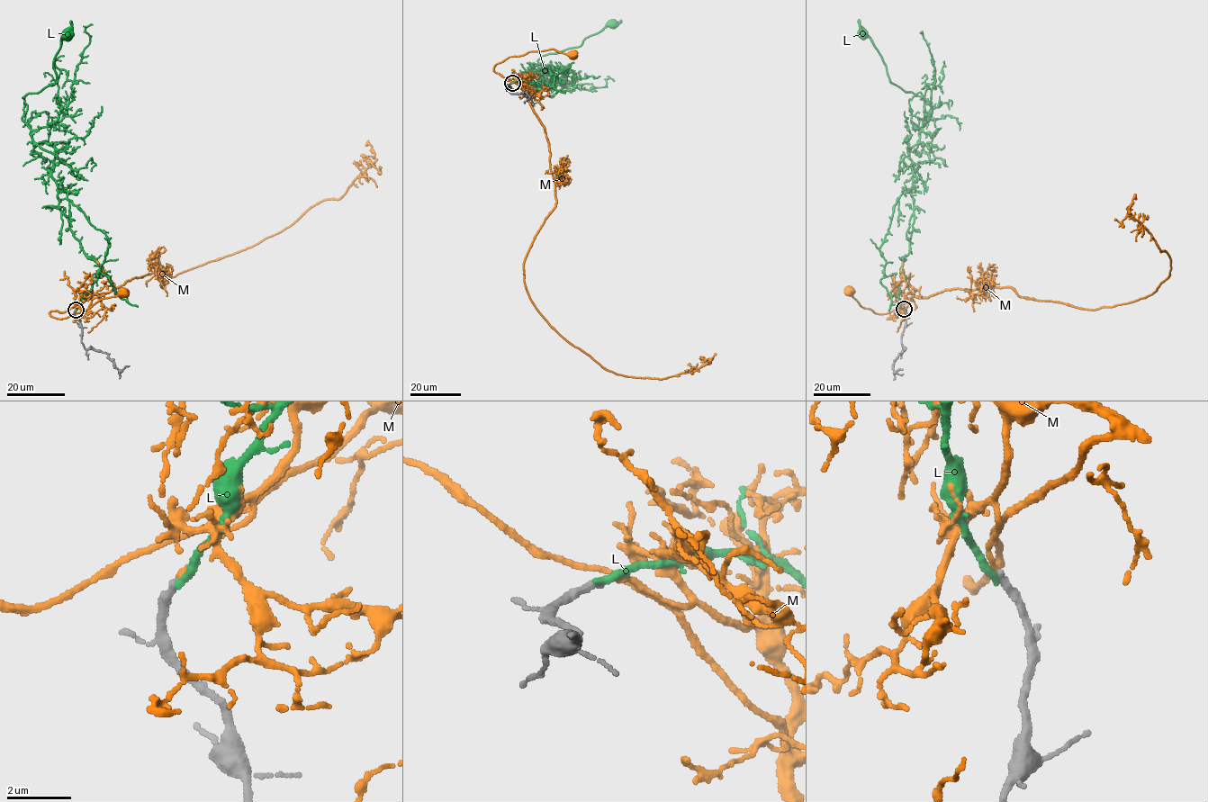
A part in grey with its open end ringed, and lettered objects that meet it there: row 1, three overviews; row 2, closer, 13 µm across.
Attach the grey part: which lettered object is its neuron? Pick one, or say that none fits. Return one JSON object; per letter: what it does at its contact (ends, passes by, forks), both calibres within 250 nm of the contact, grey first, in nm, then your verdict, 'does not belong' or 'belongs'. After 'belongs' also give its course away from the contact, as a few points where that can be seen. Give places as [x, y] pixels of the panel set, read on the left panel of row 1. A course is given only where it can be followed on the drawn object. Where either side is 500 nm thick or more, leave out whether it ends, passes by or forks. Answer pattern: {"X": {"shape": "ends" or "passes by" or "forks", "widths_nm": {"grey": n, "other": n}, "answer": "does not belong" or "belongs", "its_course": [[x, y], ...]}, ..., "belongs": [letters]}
{"L": {"shape": "ends", "widths_nm": {"grey": 260, "other": 240}, "answer": "belongs", "its_course": [[76, 310], [101, 267], [58, 206], [54, 155], [32, 139], [22, 97], [57, 82], [54, 58], [69, 21]]}, "M": {"shape": "ends", "widths_nm": {"grey": 240, "other": 120}, "answer": "does not belong"}, "belongs": ["L"]}

